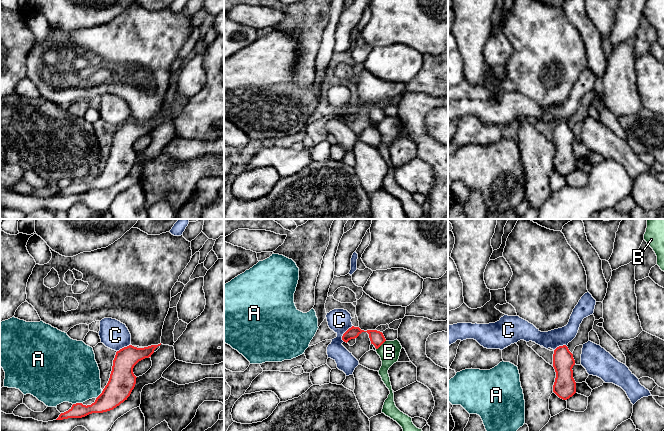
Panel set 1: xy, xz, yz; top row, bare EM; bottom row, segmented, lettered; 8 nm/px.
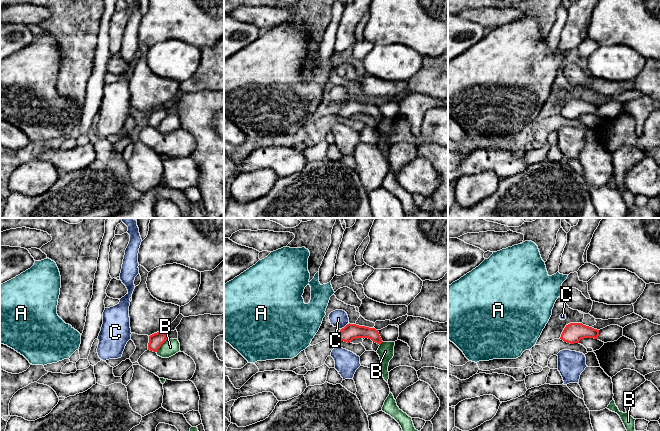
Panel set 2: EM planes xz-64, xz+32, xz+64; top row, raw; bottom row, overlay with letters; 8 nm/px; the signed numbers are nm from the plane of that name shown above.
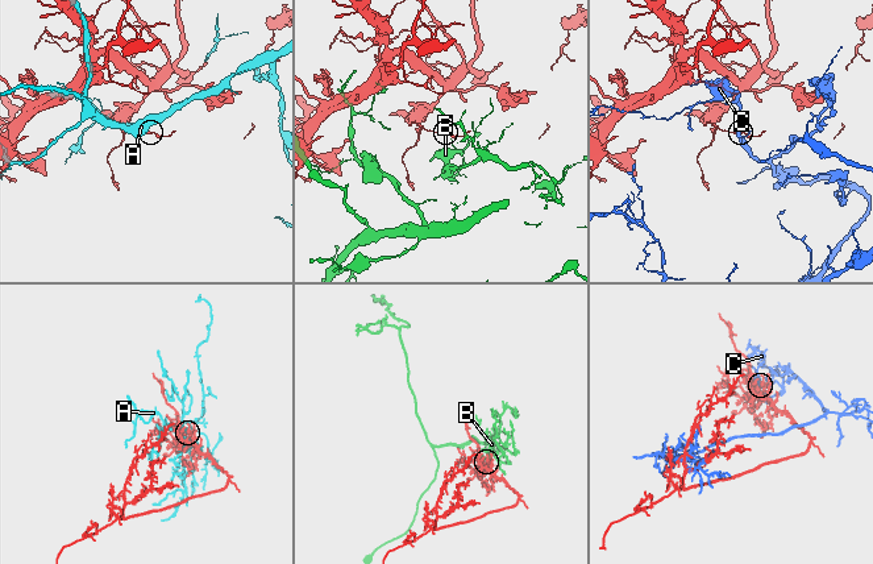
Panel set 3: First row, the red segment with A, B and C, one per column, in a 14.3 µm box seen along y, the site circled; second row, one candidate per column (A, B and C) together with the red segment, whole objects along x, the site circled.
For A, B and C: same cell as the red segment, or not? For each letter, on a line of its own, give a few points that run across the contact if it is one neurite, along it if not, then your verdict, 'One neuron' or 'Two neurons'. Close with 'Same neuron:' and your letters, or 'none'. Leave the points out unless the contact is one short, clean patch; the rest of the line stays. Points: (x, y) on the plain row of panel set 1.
A: Two neurons
B: Line: xz (385, 116), (376, 125). Two neurons
C: Line: xz (352, 101), (343, 110), (343, 117). Two neurons
Same neuron: none

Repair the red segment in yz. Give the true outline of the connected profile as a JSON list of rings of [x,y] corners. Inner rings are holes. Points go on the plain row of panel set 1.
[[[566,121],[559,122],[554,126],[553,143],[556,154],[553,168],[561,175],[567,176],[576,169],[576,158],[573,154],[573,142],[575,136],[573,130]]]

